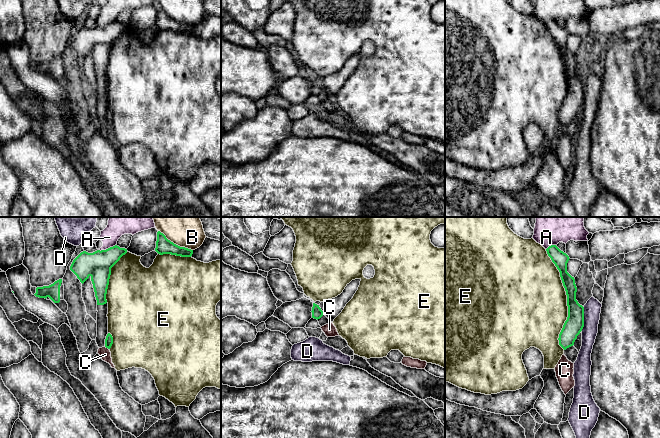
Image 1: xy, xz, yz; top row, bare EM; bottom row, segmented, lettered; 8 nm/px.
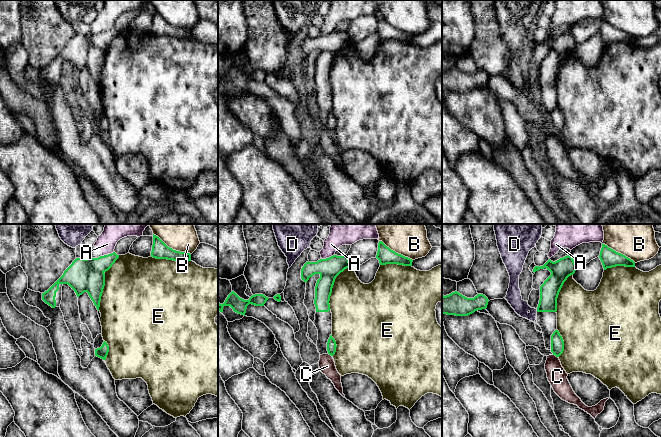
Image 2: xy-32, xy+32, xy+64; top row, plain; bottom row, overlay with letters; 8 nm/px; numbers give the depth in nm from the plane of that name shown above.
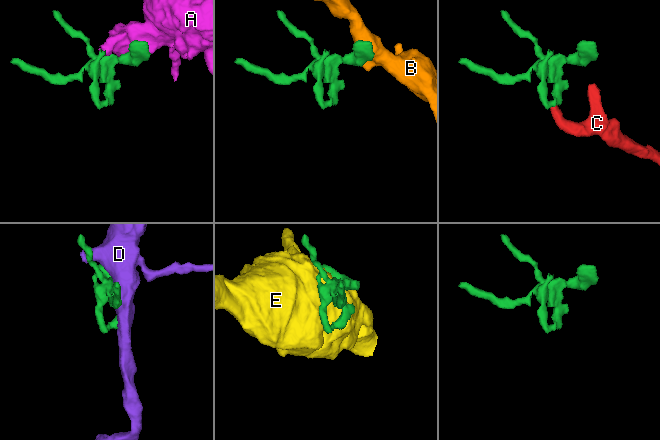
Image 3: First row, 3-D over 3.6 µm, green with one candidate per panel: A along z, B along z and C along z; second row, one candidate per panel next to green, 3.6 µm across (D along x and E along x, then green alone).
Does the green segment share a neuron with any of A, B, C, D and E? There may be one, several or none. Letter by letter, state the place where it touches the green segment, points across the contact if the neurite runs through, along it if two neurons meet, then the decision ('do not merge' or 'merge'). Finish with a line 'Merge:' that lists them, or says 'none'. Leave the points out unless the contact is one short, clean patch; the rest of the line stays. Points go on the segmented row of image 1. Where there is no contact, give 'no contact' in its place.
A: contact xy (106, 249); do not merge
B: contact xy (175, 244); do not merge
C: contact xy (107, 347); way xy (109, 339), (107, 347), (105, 354); merge
D: contact yz (583, 318); border yz (583, 306), (583, 328), (581, 330); do not merge
E: contact yz (567, 299); do not merge
Merge: C

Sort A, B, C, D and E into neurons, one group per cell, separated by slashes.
A / B / C / D / E

